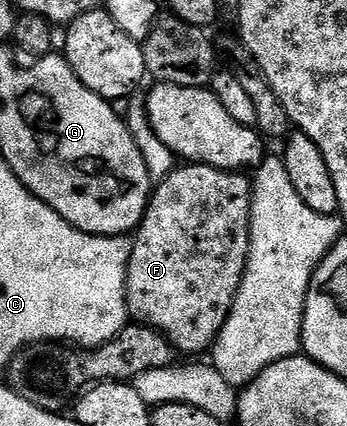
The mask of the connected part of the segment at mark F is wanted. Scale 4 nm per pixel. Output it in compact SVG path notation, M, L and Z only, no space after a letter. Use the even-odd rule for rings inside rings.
M185 163L172 169L170 175L164 177L153 187L152 195L148 197L148 208L140 220L140 226L134 233L132 240L132 253L128 263L128 298L129 317L137 324L144 324L155 332L161 332L172 343L177 353L204 352L207 353L215 344L230 310L234 306L234 298L240 289L244 271L248 265L250 254L250 206L252 205L252 182L243 171L227 172L221 168L211 168L205 164Z

